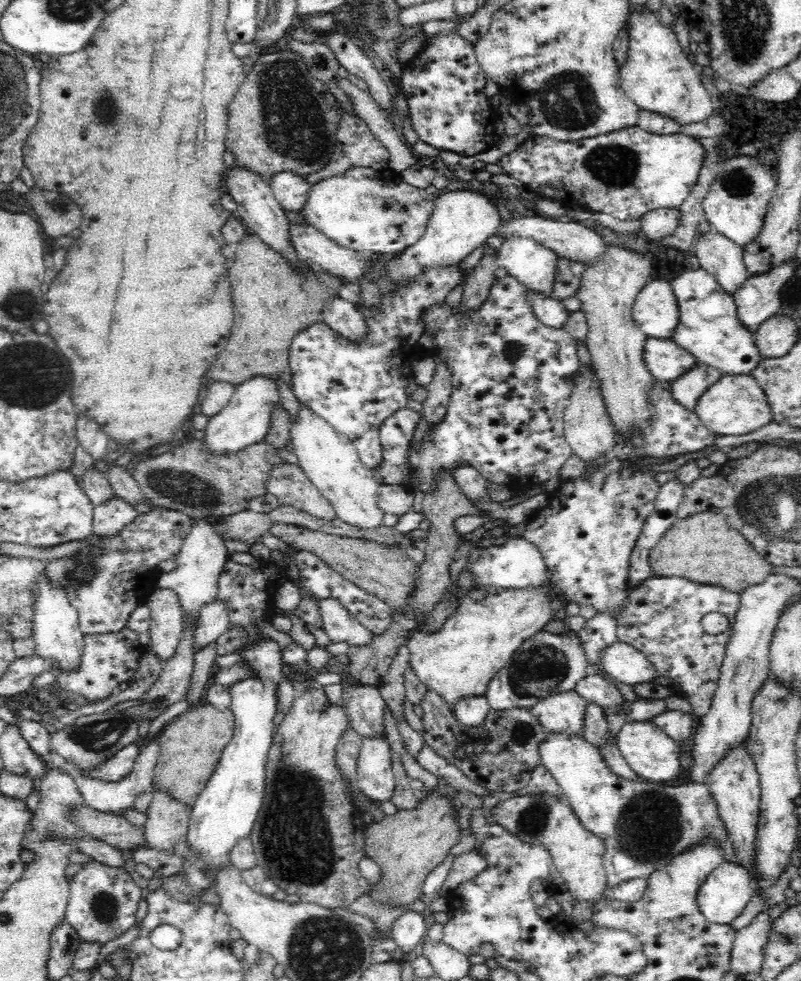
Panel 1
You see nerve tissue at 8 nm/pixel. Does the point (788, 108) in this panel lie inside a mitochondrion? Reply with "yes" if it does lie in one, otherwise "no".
no

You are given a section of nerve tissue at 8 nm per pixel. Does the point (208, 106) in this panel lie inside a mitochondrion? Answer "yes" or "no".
no

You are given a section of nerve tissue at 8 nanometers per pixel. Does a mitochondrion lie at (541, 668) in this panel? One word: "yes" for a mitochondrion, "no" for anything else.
yes

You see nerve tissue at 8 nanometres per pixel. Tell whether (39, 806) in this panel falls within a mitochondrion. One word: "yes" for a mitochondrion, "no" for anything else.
no

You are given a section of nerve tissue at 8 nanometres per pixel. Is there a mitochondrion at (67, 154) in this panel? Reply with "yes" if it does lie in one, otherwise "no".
no

